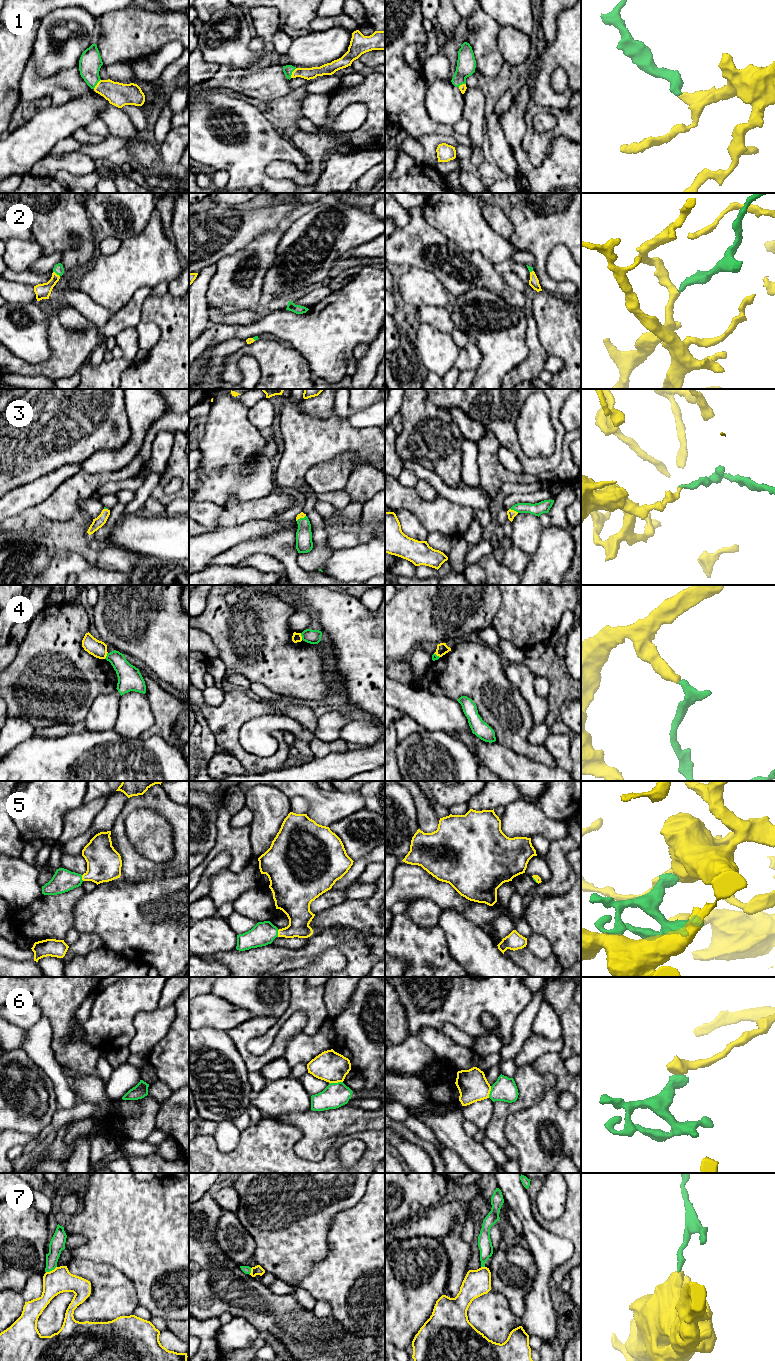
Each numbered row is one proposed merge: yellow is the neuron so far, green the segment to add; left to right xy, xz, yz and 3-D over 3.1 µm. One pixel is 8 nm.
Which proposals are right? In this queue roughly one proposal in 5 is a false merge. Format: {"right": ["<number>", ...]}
{"right": ["1", "2", "3", "5"]}

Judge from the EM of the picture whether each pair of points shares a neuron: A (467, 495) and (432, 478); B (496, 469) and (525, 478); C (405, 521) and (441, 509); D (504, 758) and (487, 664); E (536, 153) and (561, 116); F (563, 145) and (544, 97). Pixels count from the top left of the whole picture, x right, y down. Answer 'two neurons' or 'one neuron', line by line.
A: one neuron
B: one neuron
C: two neurons
D: two neurons
E: one neuron
F: two neurons

